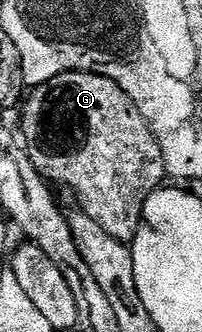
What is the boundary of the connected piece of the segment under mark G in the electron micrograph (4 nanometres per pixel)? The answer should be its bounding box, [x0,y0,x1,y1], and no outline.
[20,73,167,243]

